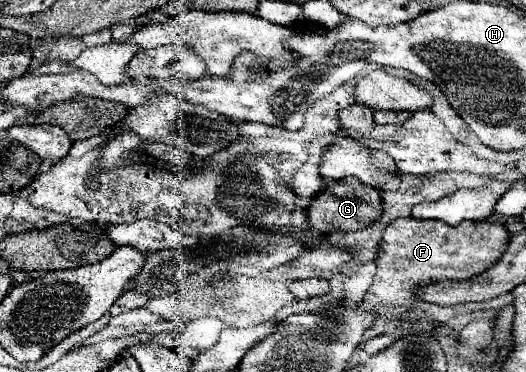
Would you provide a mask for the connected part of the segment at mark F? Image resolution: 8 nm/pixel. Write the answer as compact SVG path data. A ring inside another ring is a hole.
M398 218L384 232L376 256L376 278L368 288L360 308L372 312L376 310L386 318L396 318L414 306L414 290L418 286L438 280L464 280L486 272L500 260L508 248L508 240L510 236L500 222L492 224L482 220L448 226L440 220Z

